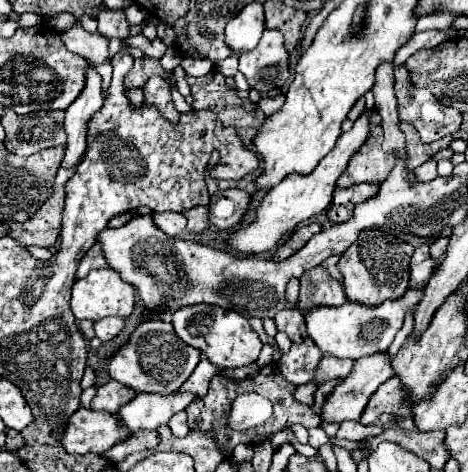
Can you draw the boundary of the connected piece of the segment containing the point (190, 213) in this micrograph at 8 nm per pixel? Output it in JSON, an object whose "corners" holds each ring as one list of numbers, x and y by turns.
{"corners":[[198,206,198,208,190,208,186,212,182,212,188,218,188,232,202,232,208,228,208,208,206,206]]}

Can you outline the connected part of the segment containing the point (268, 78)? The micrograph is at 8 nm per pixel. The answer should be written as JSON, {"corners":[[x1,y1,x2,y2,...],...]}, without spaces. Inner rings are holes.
{"corners":[[264,30,258,46,240,54,240,72,246,76,250,88,258,92,284,88,290,72,282,34,276,30]]}

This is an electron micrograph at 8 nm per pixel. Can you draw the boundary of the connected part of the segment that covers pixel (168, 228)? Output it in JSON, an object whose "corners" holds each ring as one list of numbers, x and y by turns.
{"corners":[[152,212,152,220,156,228,166,232,168,236,176,236,186,228,186,218,178,212]]}

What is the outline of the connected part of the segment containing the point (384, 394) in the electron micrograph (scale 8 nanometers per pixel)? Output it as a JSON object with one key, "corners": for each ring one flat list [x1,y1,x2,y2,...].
{"corners":[[390,378,384,384,378,386,378,390,370,396,362,416,360,416,360,424,374,424,378,420,380,414,398,414,402,418,410,418,410,404,404,398,404,392,400,390,400,380,398,378]]}

